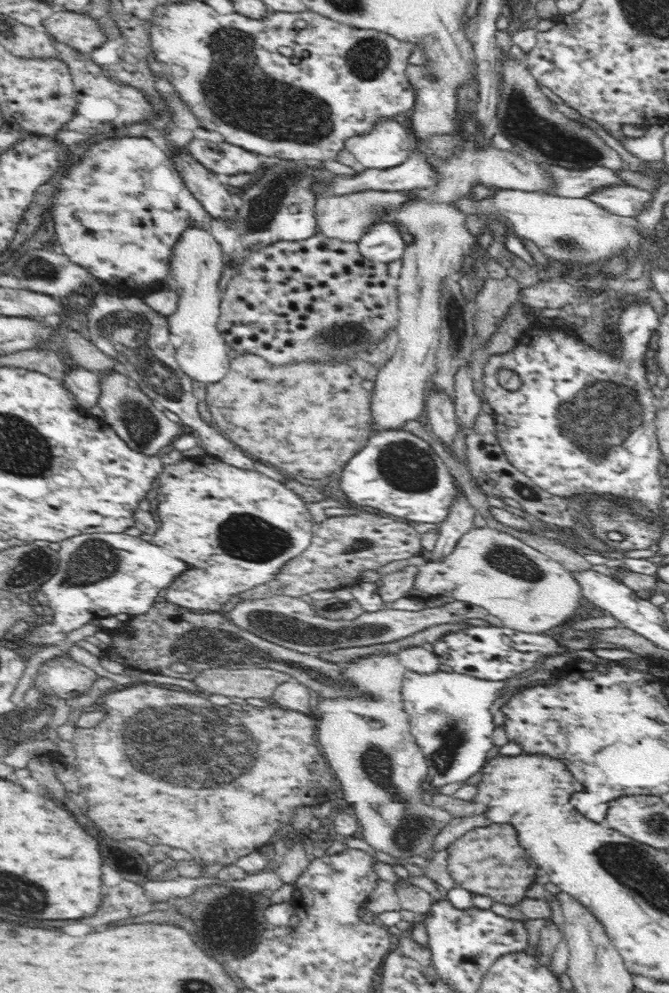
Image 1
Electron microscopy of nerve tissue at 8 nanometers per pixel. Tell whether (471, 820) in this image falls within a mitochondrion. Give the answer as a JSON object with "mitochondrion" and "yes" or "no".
{"mitochondrion":"no"}

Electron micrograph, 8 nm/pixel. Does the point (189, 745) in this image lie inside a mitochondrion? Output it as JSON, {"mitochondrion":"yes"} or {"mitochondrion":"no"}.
{"mitochondrion":"yes"}

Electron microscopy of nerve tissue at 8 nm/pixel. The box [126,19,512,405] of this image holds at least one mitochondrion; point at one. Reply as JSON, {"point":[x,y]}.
{"point":[277,109]}

